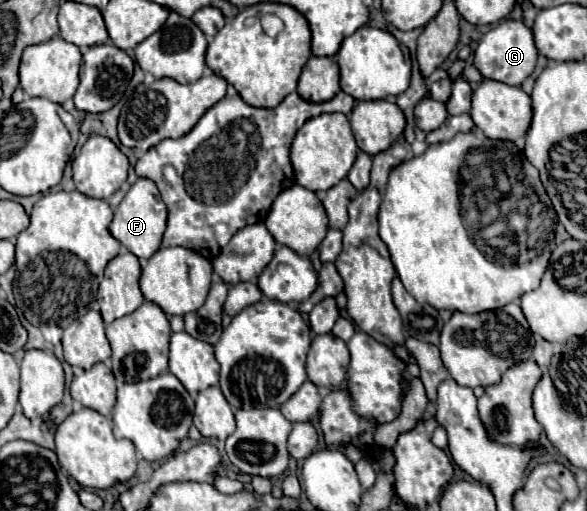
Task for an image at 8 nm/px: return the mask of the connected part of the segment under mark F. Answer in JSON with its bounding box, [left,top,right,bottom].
[109,177,167,259]

